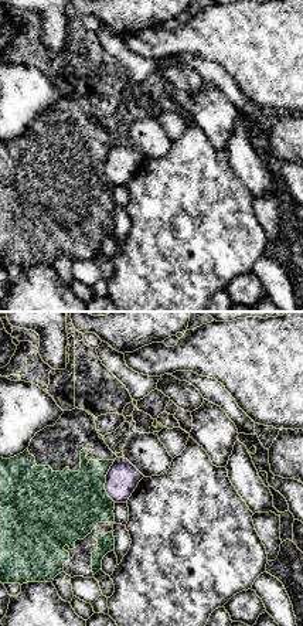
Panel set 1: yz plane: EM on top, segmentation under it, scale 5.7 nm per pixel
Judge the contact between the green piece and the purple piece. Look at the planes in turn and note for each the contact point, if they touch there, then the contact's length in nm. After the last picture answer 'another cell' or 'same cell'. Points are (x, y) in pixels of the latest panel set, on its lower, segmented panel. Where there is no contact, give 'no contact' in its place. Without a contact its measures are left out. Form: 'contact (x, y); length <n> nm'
contact (105, 482); length 240 nm

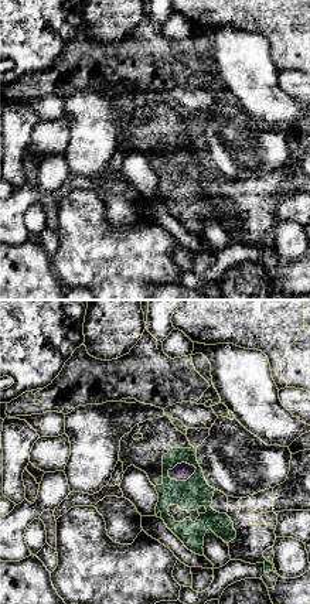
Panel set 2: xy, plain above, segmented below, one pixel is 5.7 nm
contact (181, 481); length 180 nm

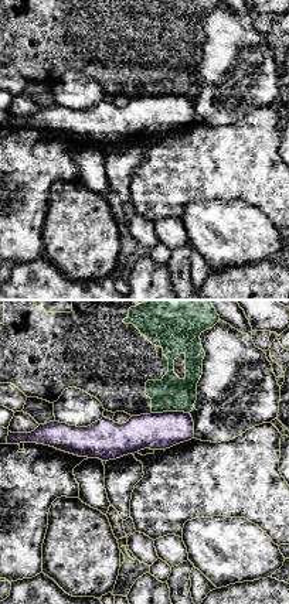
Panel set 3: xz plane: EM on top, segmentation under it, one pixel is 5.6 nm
contact (170, 410); length 220 nm

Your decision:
another cell

